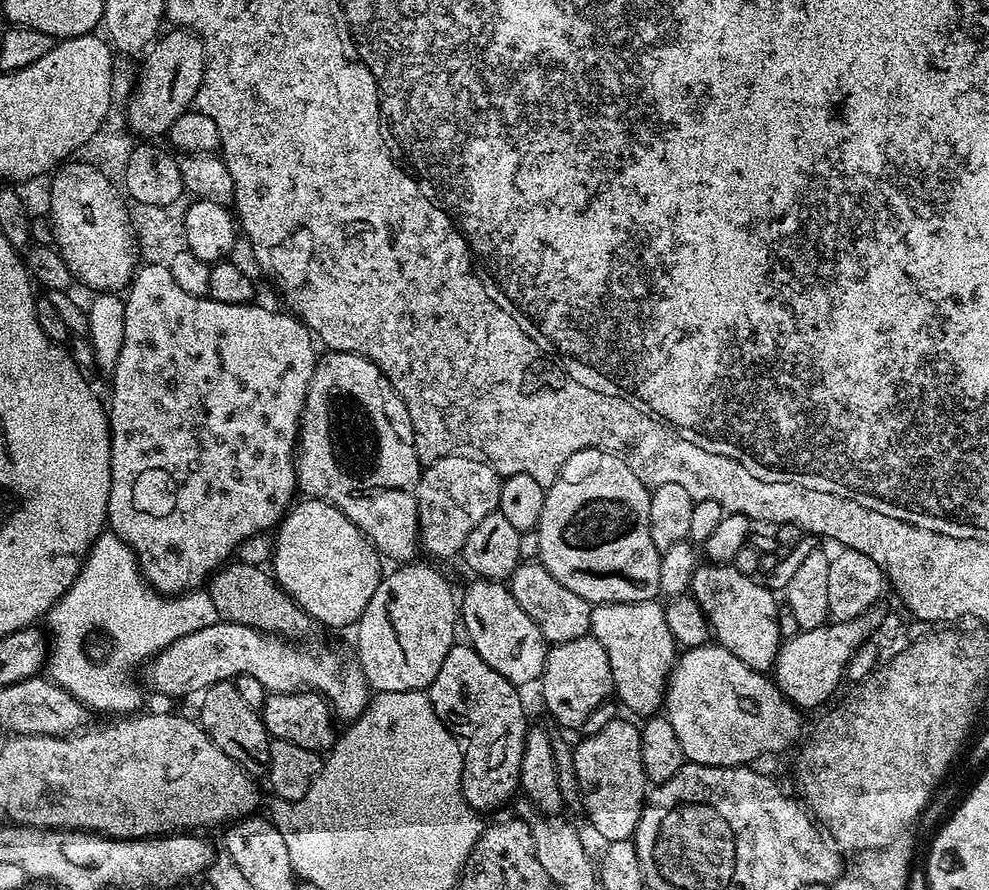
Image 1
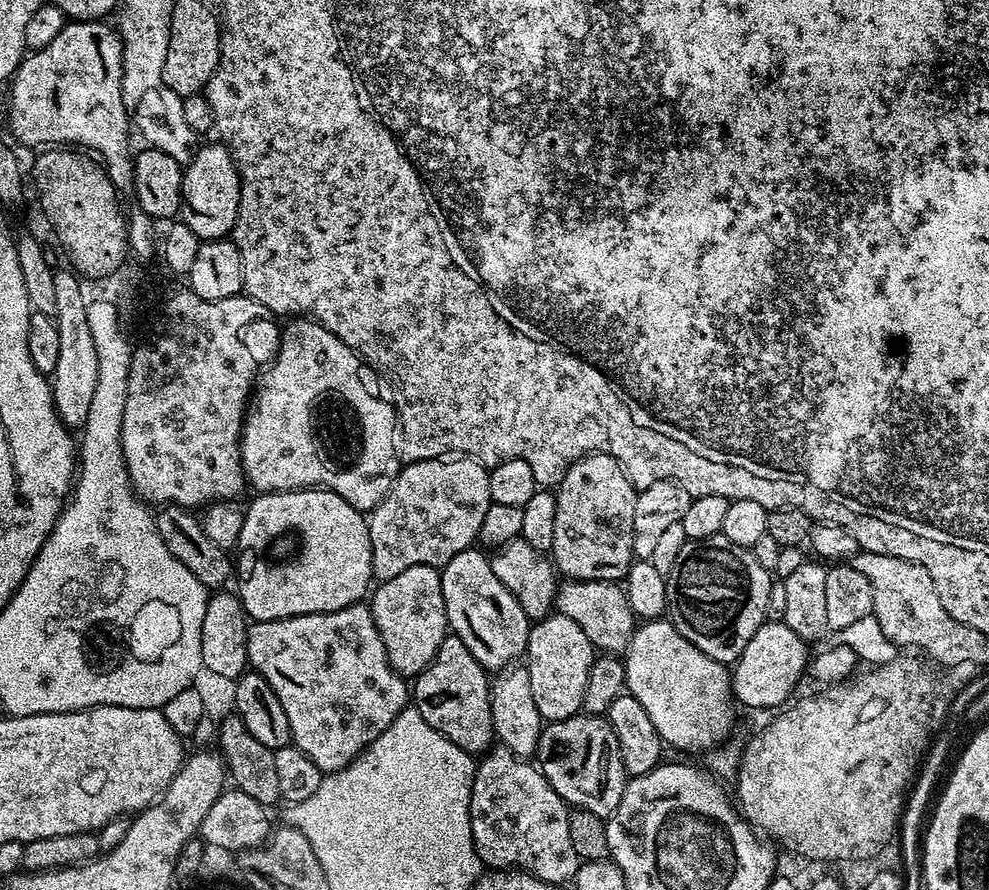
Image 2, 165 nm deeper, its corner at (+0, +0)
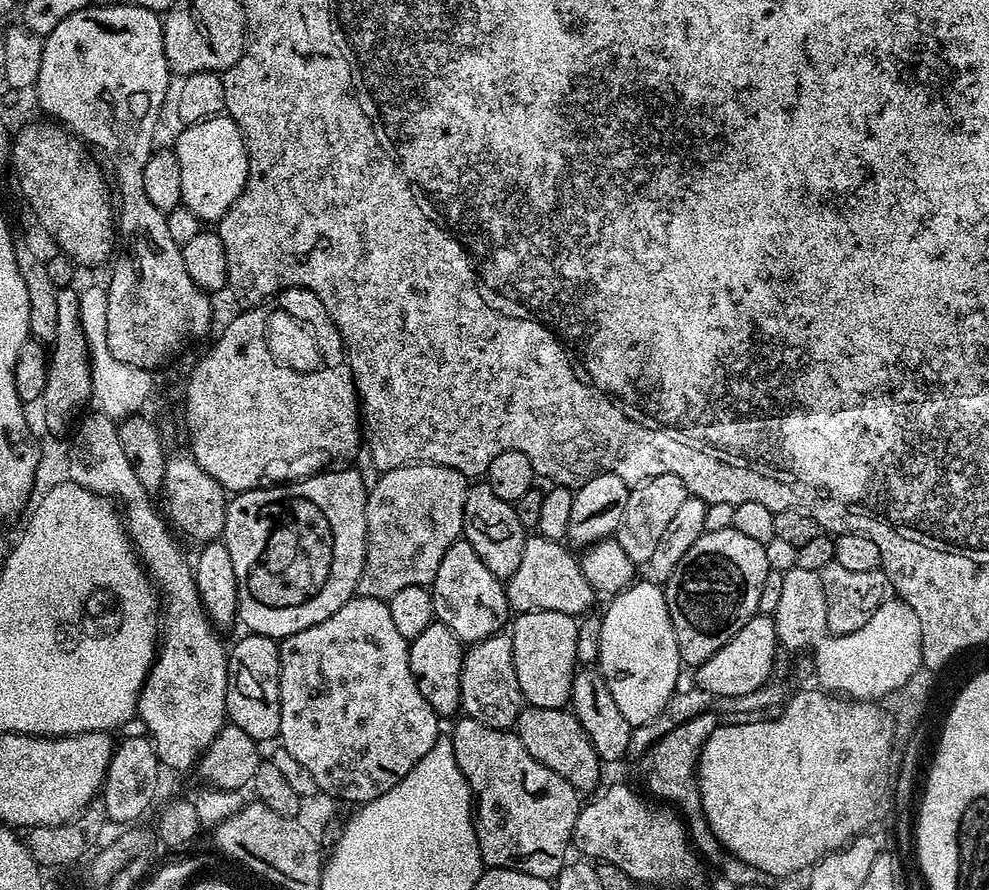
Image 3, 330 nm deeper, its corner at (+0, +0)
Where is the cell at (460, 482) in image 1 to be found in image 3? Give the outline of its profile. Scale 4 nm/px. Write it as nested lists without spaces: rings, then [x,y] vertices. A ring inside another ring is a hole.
[[[407,464],[401,468],[395,468],[389,472],[381,472],[375,477],[376,485],[371,485],[368,493],[368,505],[366,506],[366,530],[368,531],[368,545],[364,555],[364,569],[360,575],[360,581],[356,587],[357,593],[366,598],[378,598],[379,600],[391,600],[398,590],[406,590],[406,586],[428,586],[438,574],[438,566],[442,562],[442,554],[450,550],[454,541],[461,539],[464,531],[464,507],[466,506],[466,494],[470,487],[469,477],[463,476],[458,470],[438,466],[437,464]]]

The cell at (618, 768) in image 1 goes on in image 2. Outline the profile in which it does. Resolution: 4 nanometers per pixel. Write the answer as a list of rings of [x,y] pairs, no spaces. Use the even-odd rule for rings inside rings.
[[[577,714],[545,723],[540,729],[535,759],[541,774],[565,804],[584,808],[595,816],[607,818],[616,811],[630,779],[624,769],[618,738],[604,716]]]

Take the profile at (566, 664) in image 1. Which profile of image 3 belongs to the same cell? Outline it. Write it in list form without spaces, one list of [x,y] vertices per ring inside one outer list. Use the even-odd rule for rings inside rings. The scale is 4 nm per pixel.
[[[541,608],[537,612],[521,612],[511,621],[510,635],[514,646],[514,674],[518,674],[518,686],[525,701],[534,708],[564,708],[571,701],[572,678],[578,671],[577,617]]]

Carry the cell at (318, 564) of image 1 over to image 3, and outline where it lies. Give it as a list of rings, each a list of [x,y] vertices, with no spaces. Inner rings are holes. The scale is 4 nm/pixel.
[[[340,466],[337,472],[317,471],[301,479],[252,488],[249,492],[237,492],[228,501],[226,510],[226,526],[222,537],[226,550],[230,550],[230,559],[234,561],[234,578],[238,582],[238,620],[245,624],[249,633],[257,636],[268,636],[274,641],[281,641],[290,634],[298,634],[298,630],[306,630],[310,626],[318,626],[318,622],[326,622],[334,614],[334,610],[342,610],[342,606],[357,595],[356,587],[364,569],[364,555],[368,545],[366,530],[366,506],[368,505],[369,489],[364,488],[364,480],[355,472],[352,466]]]

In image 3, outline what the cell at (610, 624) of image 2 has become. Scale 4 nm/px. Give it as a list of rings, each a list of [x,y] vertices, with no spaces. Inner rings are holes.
[[[539,534],[529,535],[525,539],[522,562],[518,562],[518,570],[514,570],[506,582],[508,606],[513,613],[537,612],[541,608],[580,618],[595,605],[592,603],[598,600],[598,593],[592,589],[590,582],[586,582],[579,559],[575,555],[572,557],[564,547],[561,541]]]

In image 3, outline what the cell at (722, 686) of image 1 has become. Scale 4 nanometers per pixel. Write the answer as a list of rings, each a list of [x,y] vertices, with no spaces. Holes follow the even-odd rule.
[[[637,579],[607,601],[600,635],[599,675],[603,676],[622,718],[633,726],[646,724],[678,691],[682,661],[674,626],[668,618],[664,589],[651,579]]]

